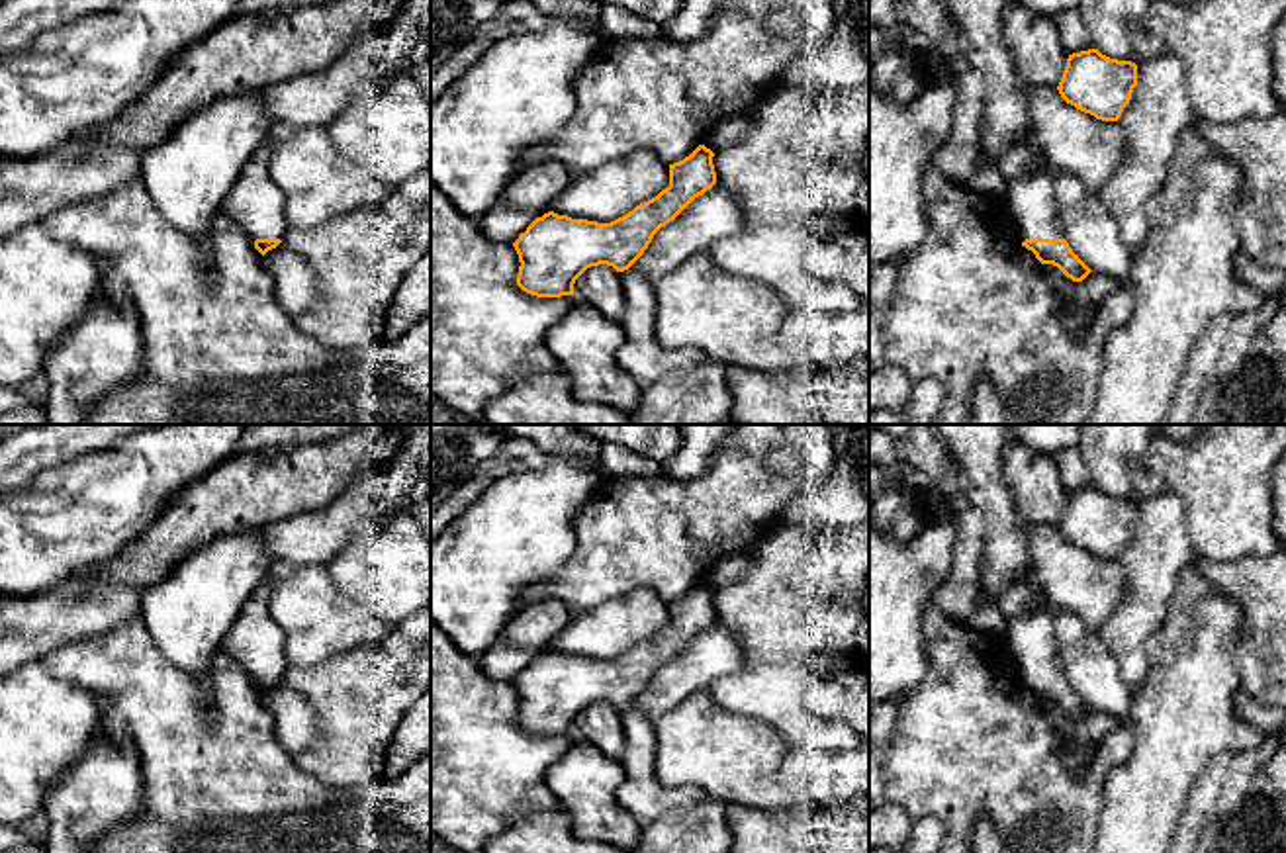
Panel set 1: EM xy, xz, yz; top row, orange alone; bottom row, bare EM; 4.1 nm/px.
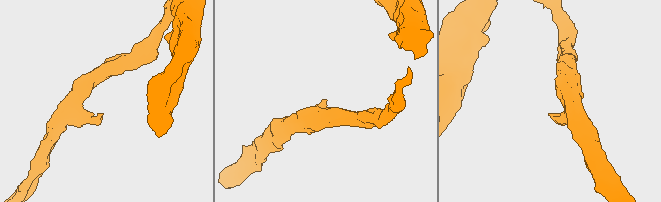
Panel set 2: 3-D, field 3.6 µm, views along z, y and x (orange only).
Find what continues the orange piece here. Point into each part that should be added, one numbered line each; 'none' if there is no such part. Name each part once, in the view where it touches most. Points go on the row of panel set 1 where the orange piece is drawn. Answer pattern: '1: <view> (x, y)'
1: yz (1030, 198)

